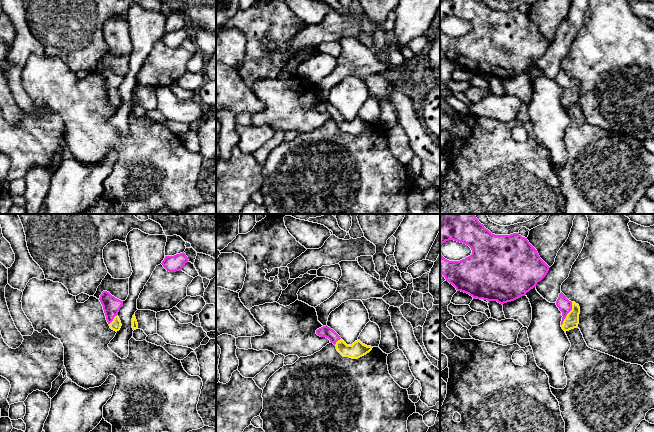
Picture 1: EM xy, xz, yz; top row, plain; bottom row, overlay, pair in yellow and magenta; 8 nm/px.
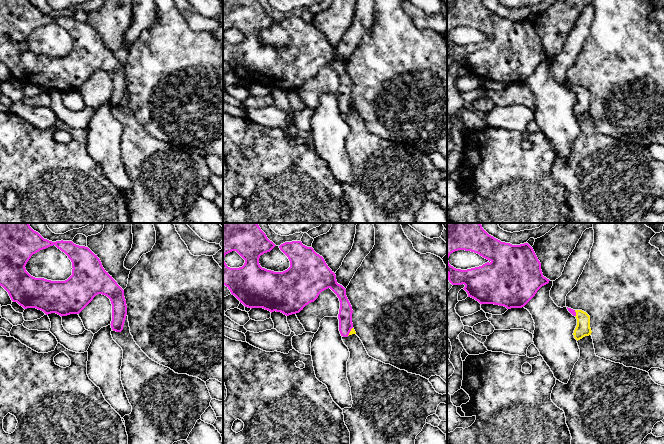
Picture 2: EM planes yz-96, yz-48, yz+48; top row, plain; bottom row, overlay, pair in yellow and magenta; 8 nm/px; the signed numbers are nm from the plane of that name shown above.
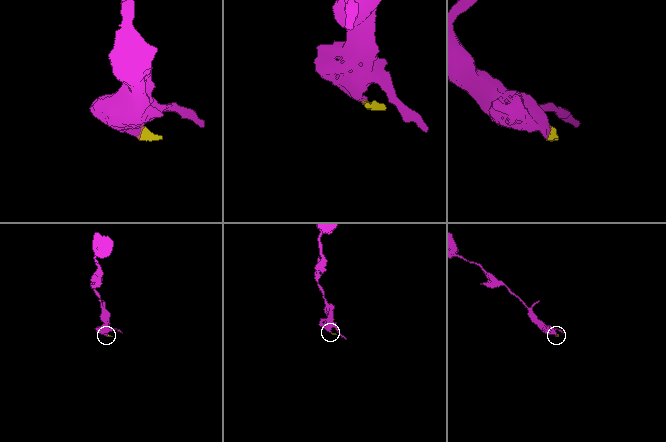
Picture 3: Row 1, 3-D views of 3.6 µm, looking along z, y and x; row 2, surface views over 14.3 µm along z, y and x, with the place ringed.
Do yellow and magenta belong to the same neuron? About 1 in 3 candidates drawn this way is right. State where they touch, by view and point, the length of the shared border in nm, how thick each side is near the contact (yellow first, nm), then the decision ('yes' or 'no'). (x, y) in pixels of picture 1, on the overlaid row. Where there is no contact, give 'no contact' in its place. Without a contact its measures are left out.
meets yellow in yz at (567, 314); contact 220 nm long; 120 nm thick on the yellow side, 110 nm on the other; yes

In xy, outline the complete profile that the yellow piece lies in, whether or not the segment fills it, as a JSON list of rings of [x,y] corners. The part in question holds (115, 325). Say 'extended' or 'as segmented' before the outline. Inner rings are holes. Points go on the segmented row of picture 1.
extended; [[[103,291],[99,298],[110,328],[119,331],[122,324],[118,317],[118,312],[123,305],[123,301],[115,298],[109,292]]]

